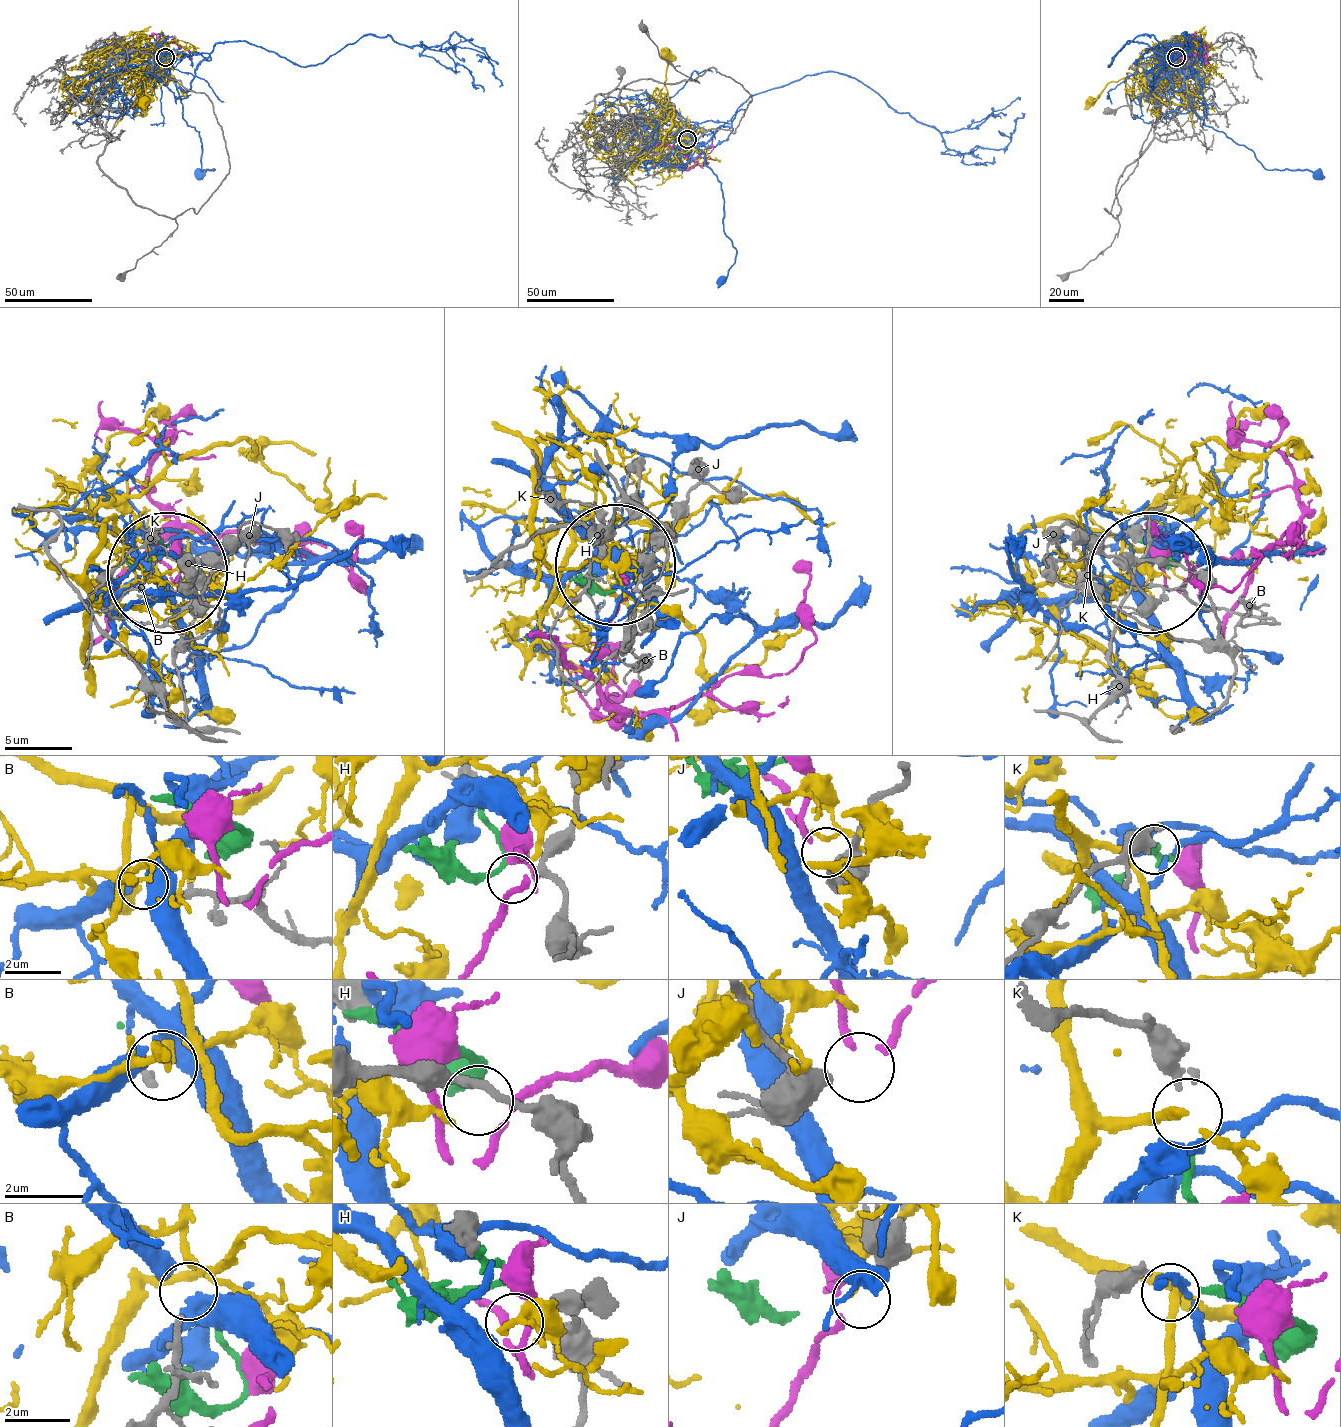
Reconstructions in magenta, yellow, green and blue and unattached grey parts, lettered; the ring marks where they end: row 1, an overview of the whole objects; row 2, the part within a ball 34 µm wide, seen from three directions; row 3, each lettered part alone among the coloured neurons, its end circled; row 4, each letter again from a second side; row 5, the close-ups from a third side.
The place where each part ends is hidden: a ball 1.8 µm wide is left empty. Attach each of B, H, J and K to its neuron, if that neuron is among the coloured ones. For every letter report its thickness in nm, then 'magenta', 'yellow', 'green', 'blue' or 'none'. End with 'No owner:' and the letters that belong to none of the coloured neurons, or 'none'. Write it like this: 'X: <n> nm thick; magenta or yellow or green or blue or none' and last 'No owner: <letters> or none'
B: 220 nm thick; yellow
H: 200 nm thick; none
J: 550 nm thick; magenta
K: 360 nm thick; green
No owner: H

